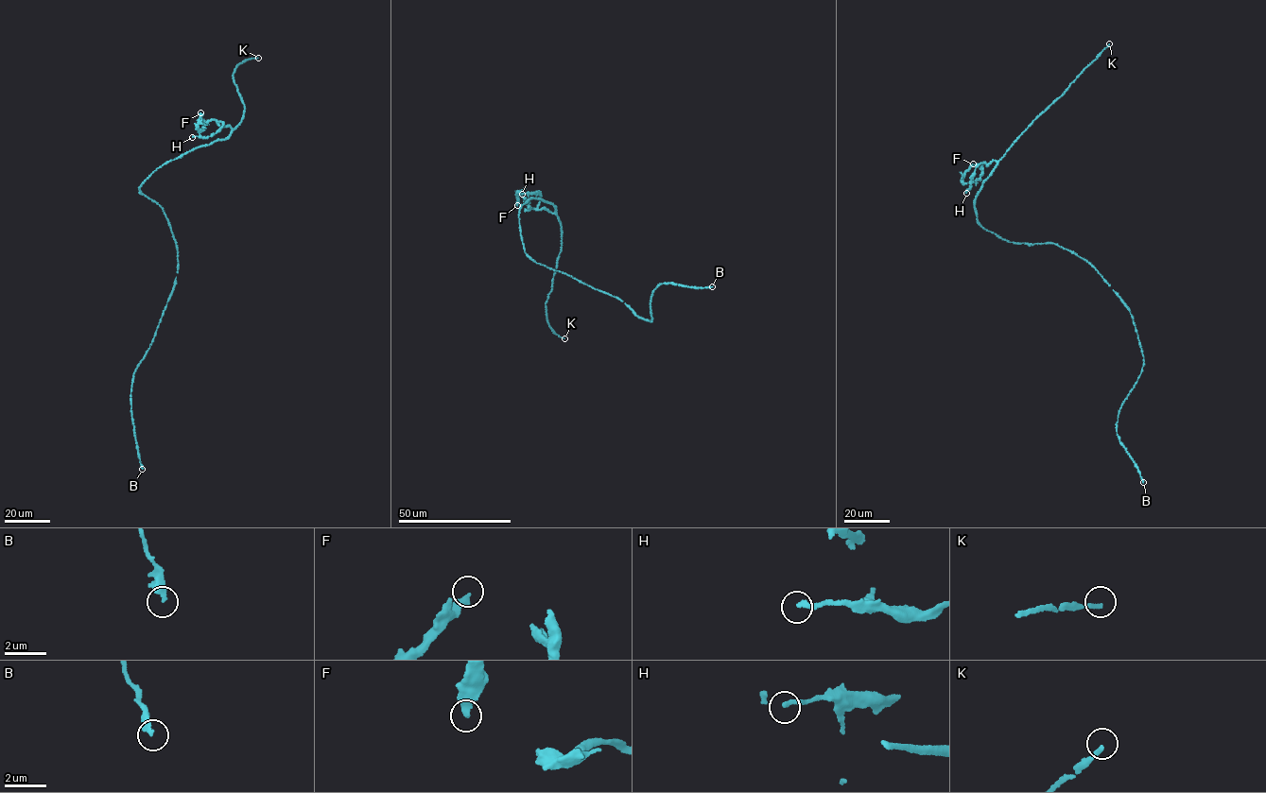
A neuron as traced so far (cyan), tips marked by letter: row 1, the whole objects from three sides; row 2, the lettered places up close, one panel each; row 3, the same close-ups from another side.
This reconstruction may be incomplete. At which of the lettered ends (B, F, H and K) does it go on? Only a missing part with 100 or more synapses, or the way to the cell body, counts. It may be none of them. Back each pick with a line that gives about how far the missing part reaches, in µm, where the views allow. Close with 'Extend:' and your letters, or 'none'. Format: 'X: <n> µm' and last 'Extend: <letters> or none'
K: 120 µm
Extend: K

